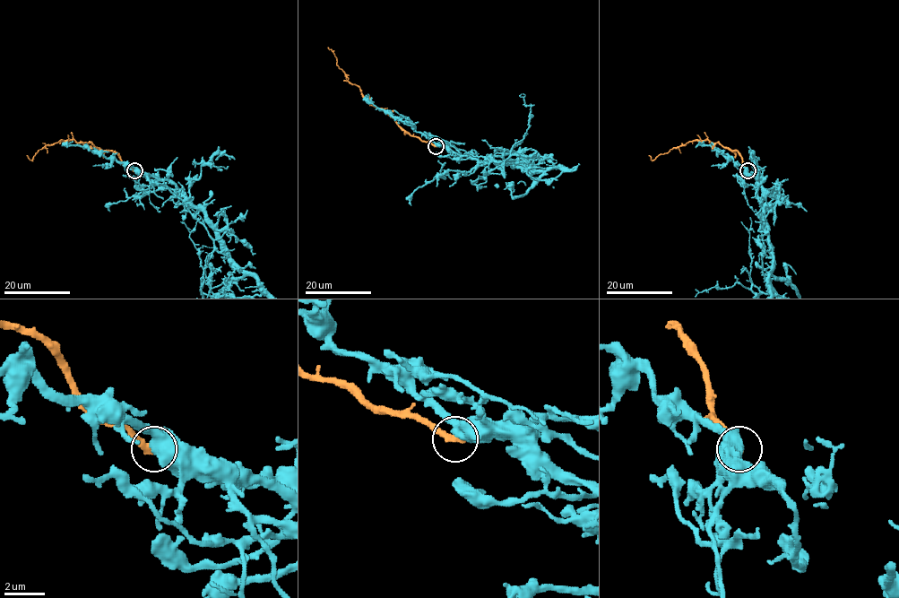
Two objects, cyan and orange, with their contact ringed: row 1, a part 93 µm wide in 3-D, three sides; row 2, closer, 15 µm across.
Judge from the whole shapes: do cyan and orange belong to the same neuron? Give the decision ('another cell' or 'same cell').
another cell

